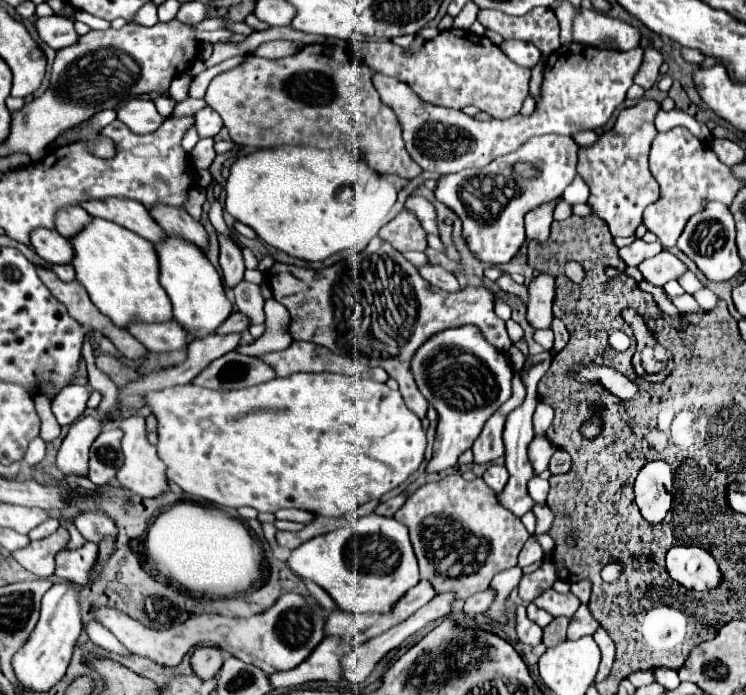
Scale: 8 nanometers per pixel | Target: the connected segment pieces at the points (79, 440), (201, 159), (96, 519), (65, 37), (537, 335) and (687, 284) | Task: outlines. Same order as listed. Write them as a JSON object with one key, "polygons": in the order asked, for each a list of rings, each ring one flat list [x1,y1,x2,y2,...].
{"polygons":[[[92,414,78,418,70,426,70,430,58,450,58,458,56,458,56,464,64,476,70,476,70,474,86,476,88,450,100,432,102,432,102,422]],[[200,138,200,142,196,144,196,148,190,154,192,154,192,162,196,164,198,170,208,170,214,156,216,156,214,140,212,138]],[[90,510,90,512,82,512,78,516,74,516,74,524,80,530,80,534,86,540,92,540,98,544,100,536,112,536,116,538,116,524,112,522,112,518,102,512,102,510]],[[58,14,36,18,34,26,36,26,38,36,54,50,64,48,68,44,74,44,78,40,78,34,74,30,72,20,68,20,64,16,58,16]],[[540,330,540,332,534,332,534,340,536,340,544,350,552,350,554,334,552,334,552,330]],[[686,272,684,276,682,276,682,280,680,280,680,286,688,292,688,294,694,294,694,292,698,292,698,290,704,290,706,286,692,274,692,272]]]}

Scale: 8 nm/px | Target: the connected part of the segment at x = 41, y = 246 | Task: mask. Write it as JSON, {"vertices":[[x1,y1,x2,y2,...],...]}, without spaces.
{"vertices":[[36,230,32,232,32,248,50,264,72,264,74,248,56,230]]}

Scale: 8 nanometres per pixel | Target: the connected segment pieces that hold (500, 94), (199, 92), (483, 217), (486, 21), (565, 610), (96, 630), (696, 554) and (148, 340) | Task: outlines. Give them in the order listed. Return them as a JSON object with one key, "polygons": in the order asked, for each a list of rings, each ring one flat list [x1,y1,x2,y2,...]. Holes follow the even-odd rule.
{"polygons":[[[444,30,436,38,426,40,414,52,408,52,408,48,396,46,388,40,358,42,356,46,370,68,406,82,422,100,428,100,430,104,458,110,472,104,492,118,508,118,520,112,528,94,530,68,514,64,486,36,476,36,470,30]],[[234,56,234,58,230,58,230,60,224,60,224,62,208,68,208,70,204,70,204,72,200,72,191,82,190,96,205,96,208,84,210,84,210,80,212,80,216,74,226,72,226,70,230,70,230,68,242,64,242,62,244,62,244,56]],[[546,134,536,136,524,144,524,148,518,148,516,152,502,156,500,160,494,160,488,164,488,168,472,168,458,174,448,174,438,180,436,198,450,206,464,224,464,238,468,242,468,248,482,260,492,264,504,264,508,262,522,246,526,234,524,234,524,214,540,204,556,200,564,188,576,178,576,166,578,166,578,152,580,146,570,136,558,136,558,134],[476,182,474,196,478,202,496,202,500,204,494,210,486,206,486,214,476,212,472,206,468,206,462,198,462,190,466,184]],[[534,8,526,16,508,16,496,10,480,10,478,22,498,32,504,40,534,44,544,56,558,48,558,18,550,8]],[[542,590,540,596,536,596,532,602,536,606,544,608,546,612,550,612,552,616,568,616,570,618,580,608,580,600,572,592,558,594,554,590]],[[88,622,88,624,84,624,84,628,86,628,88,636,92,638,92,642,96,642,98,646,102,646,110,652,116,652,116,654,128,654,128,650,116,640,116,636,110,630,106,630,100,622]],[[673,547,667,552,665,562,670,578,688,590,714,590,724,582,724,574,720,572,716,560,704,548]],[[174,320,164,324,142,324,134,322,128,332,136,336,150,352,176,352,186,350,188,334]]]}

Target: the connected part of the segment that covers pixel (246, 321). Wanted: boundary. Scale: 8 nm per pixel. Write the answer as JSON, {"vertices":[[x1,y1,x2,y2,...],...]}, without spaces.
{"vertices":[[234,312,232,316,228,316,228,320,220,326,220,334,228,334,228,332,242,332,252,324,252,320,244,314,244,312]]}

